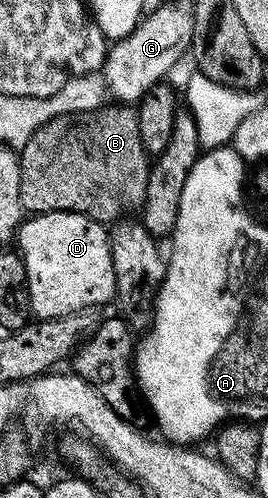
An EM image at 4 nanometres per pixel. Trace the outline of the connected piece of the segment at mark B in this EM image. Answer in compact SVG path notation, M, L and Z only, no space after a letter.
M106 104L96 110L87 112L69 112L63 116L52 118L28 138L28 142L20 150L20 202L24 202L27 213L37 214L40 212L79 212L88 218L98 220L100 223L109 225L117 222L131 214L137 213L141 209L146 191L148 190L148 178L150 177L151 157L144 150L144 142L140 138L140 122L138 121L138 111L128 104Z

